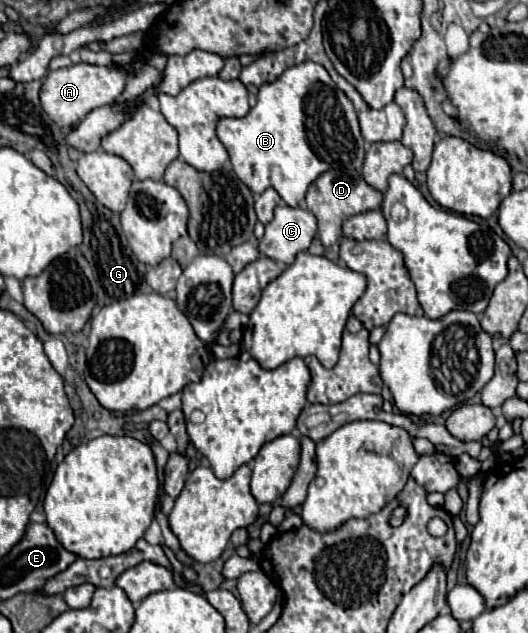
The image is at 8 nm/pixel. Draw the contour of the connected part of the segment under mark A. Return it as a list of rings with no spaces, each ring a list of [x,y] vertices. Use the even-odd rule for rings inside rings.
[[[73,64],[69,68],[59,68],[47,74],[41,92],[39,92],[39,100],[41,106],[45,110],[45,114],[49,116],[49,120],[53,120],[53,124],[61,130],[71,128],[73,124],[81,122],[85,118],[87,112],[91,112],[93,108],[105,106],[105,104],[113,104],[123,88],[125,88],[125,80],[127,80],[127,72],[125,70],[115,70],[115,66],[91,66],[91,64]]]

